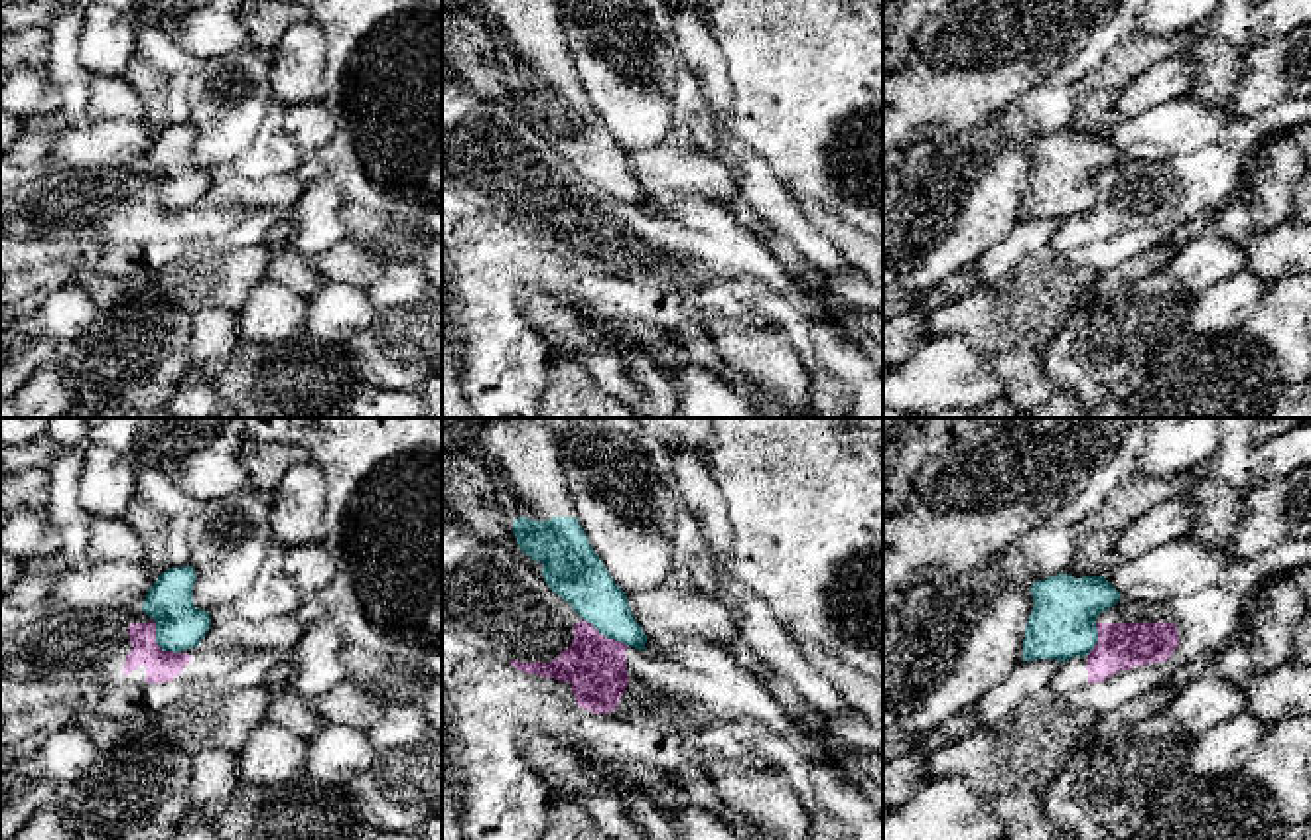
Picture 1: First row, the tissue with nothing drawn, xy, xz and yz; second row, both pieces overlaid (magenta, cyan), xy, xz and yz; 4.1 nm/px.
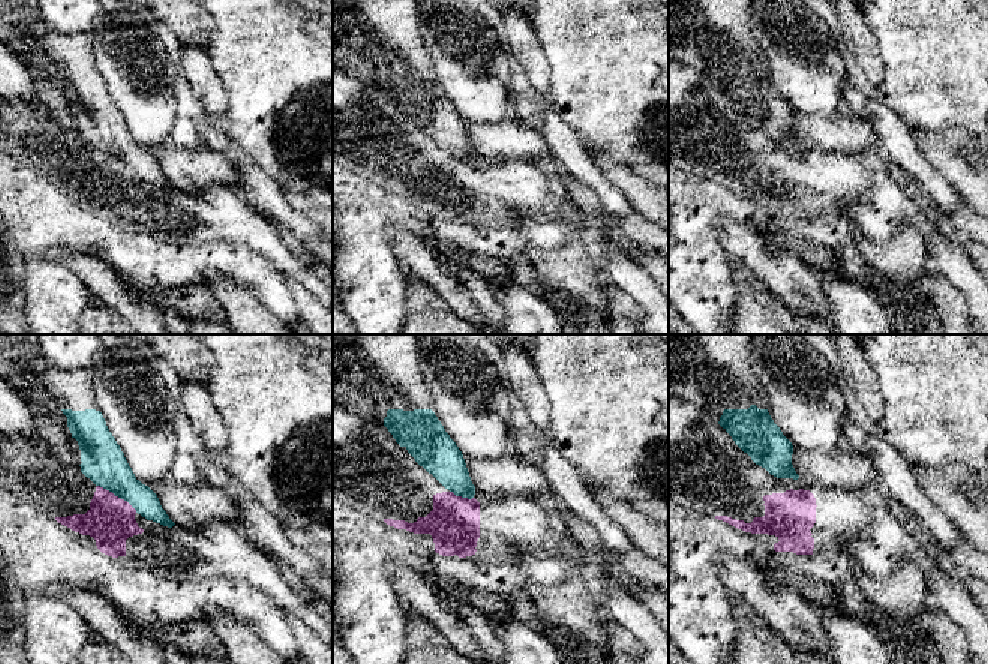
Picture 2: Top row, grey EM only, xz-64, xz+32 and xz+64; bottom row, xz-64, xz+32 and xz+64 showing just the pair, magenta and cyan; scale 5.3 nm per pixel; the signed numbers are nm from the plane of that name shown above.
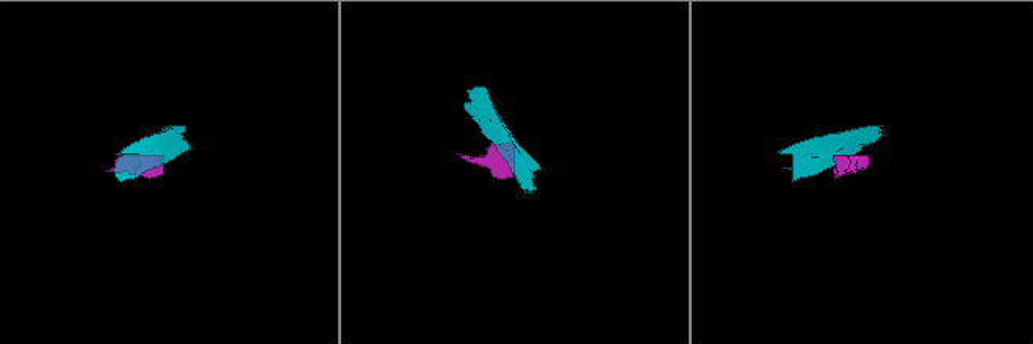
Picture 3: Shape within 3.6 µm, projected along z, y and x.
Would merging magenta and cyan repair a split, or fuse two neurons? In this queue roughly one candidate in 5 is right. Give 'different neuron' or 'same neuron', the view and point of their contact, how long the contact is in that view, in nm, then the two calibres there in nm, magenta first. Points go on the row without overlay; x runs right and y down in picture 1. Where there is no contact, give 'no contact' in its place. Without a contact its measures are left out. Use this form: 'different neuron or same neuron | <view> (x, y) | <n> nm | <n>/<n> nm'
different neuron | xy (156, 202) | 180 nm | 130/200 nm

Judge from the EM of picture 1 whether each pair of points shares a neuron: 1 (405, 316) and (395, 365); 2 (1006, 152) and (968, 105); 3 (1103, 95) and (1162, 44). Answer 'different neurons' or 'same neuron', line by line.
1: same neuron
2: different neurons
3: same neuron

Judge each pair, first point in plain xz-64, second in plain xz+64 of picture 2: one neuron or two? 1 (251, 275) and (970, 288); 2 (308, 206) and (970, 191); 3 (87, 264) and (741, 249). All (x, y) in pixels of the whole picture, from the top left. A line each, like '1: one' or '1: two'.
1: two
2: one
3: one

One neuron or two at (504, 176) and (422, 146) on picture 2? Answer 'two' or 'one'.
one

